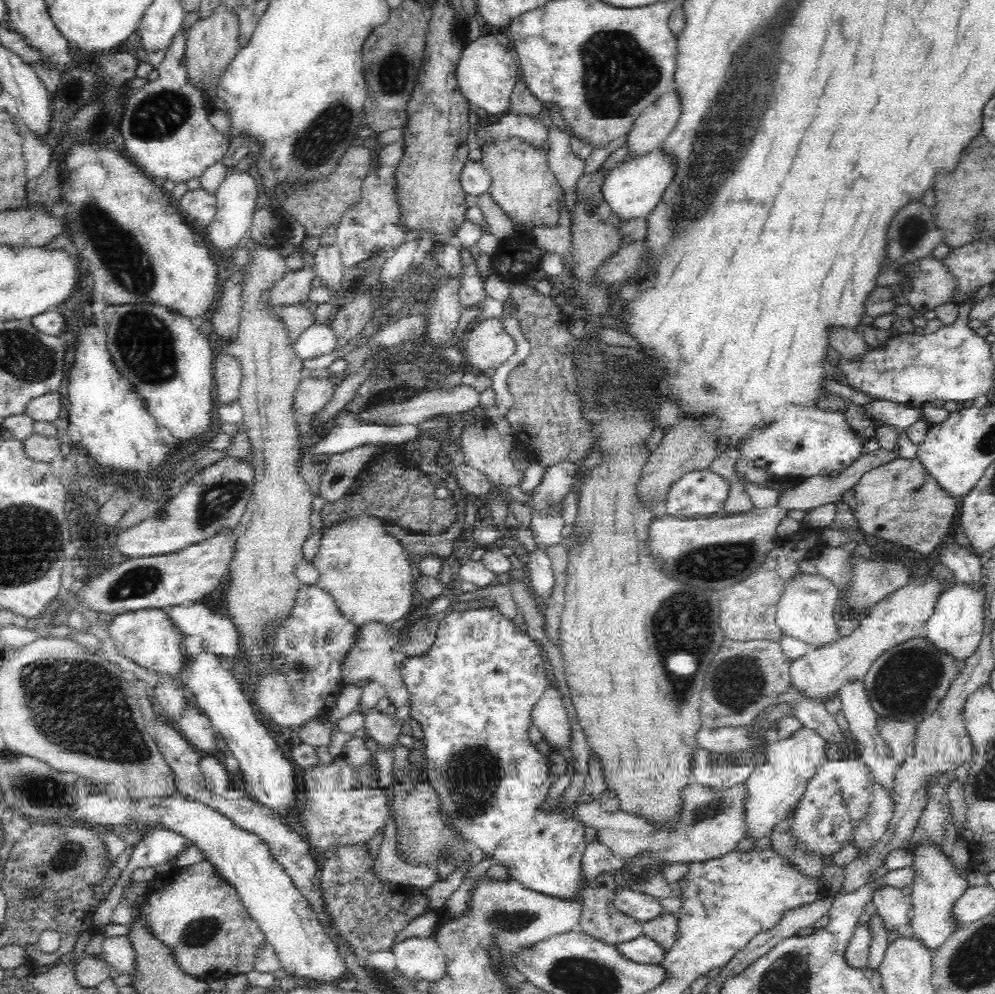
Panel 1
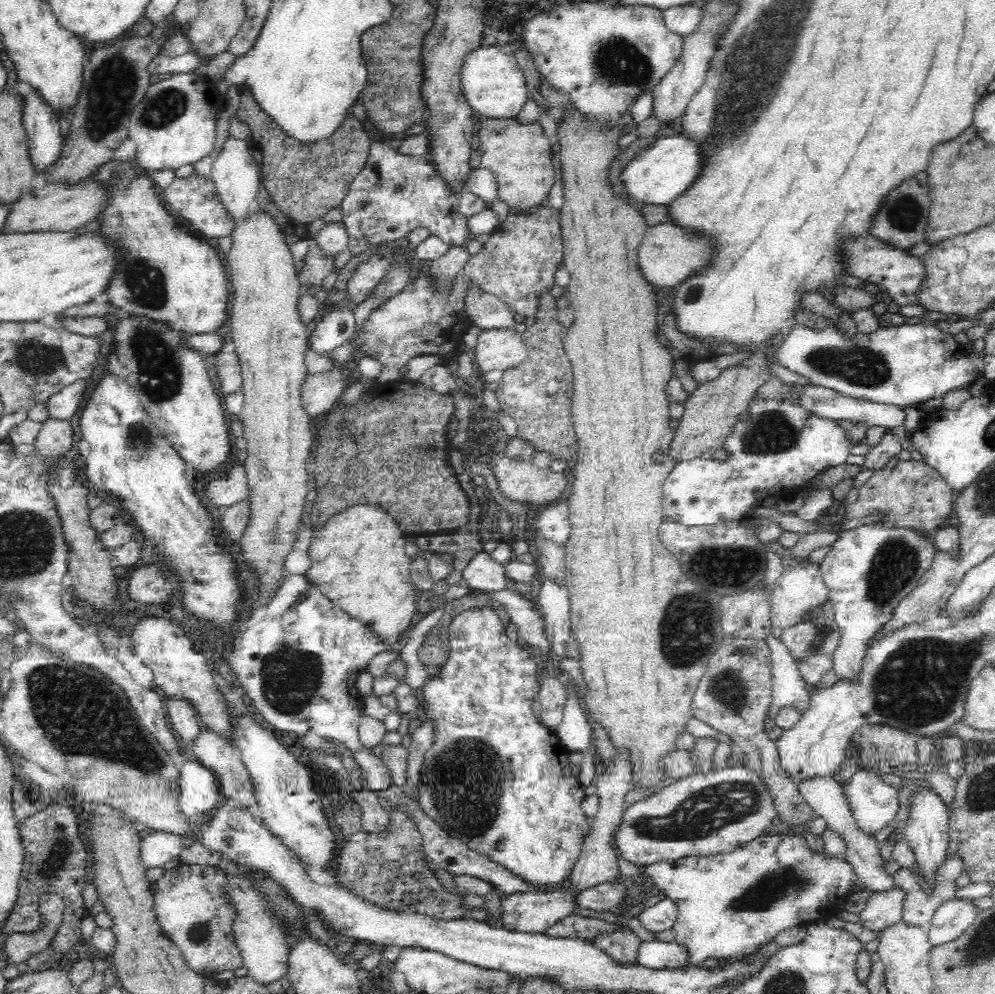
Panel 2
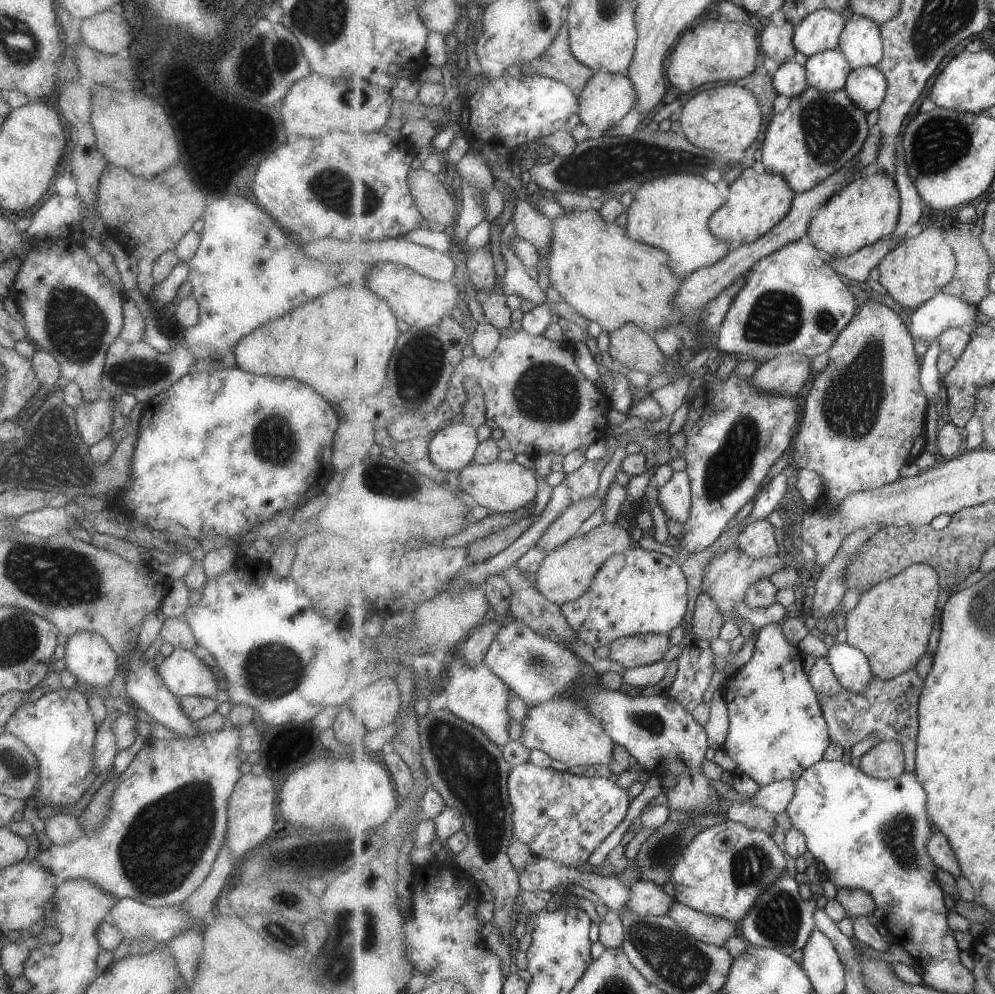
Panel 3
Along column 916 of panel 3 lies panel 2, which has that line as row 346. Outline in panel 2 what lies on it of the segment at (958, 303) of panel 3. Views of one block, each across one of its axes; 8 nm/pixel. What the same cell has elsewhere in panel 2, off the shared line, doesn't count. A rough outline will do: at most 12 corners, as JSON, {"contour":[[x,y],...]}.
{"contour":[[346,303],[326,312],[310,335],[310,350],[328,355],[354,333]]}

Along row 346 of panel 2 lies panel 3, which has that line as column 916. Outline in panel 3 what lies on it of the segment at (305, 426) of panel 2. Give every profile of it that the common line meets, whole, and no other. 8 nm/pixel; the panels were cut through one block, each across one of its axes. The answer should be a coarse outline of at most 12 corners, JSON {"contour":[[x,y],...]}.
{"contour":[[943,228],[907,237],[879,262],[895,302],[919,309],[956,276]]}

